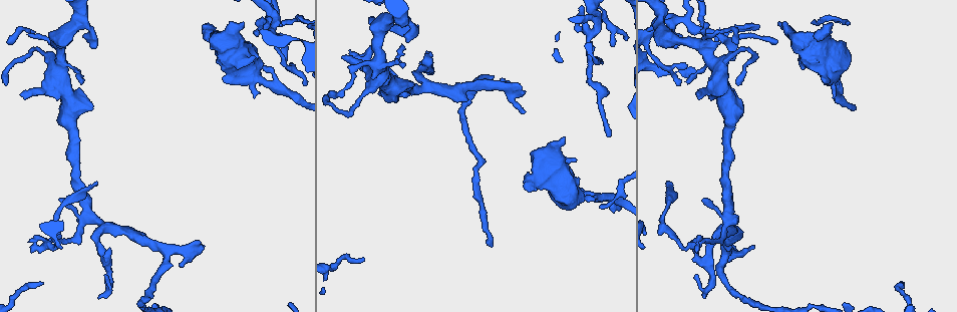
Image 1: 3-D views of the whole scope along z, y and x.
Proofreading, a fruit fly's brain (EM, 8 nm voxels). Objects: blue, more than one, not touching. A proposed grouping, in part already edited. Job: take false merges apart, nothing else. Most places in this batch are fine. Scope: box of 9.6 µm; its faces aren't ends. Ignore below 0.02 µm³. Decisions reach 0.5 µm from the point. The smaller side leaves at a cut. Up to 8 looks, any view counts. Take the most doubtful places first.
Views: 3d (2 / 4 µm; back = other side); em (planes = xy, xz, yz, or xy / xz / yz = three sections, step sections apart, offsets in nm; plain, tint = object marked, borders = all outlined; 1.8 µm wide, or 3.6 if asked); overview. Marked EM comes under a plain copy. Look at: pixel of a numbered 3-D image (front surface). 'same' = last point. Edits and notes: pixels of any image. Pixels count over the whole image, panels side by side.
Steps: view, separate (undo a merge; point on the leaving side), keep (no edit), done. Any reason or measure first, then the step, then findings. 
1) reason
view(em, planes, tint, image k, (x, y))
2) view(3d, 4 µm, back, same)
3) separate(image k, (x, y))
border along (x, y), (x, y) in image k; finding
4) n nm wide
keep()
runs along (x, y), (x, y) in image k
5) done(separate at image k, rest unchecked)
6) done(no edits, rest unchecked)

sharp bend
view(3d, 2 µm, image 1, (586, 40))

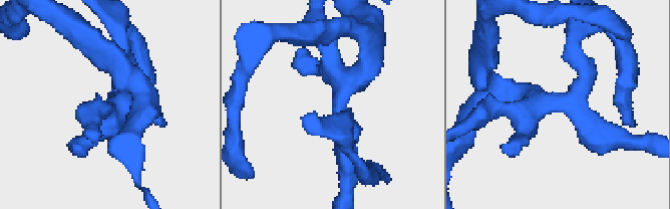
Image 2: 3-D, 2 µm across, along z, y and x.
shape alone is not enough
view(em, planes, tint, image 2, (574, 105))

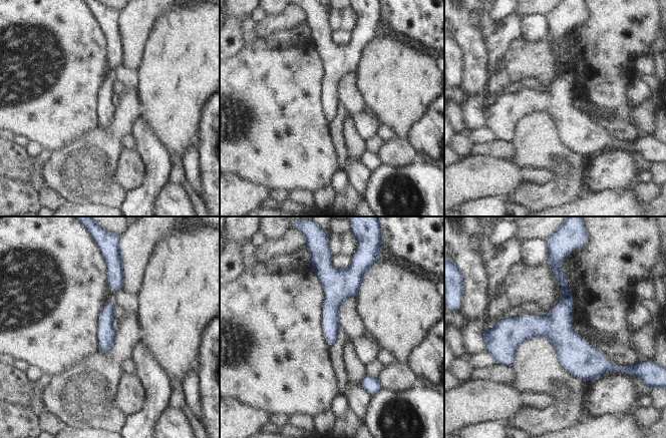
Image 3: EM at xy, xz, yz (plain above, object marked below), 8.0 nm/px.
keep()
continuous, no second cell

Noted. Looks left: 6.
calibre changes
view(em, xy, step 8, tint, image 1, (730, 215))

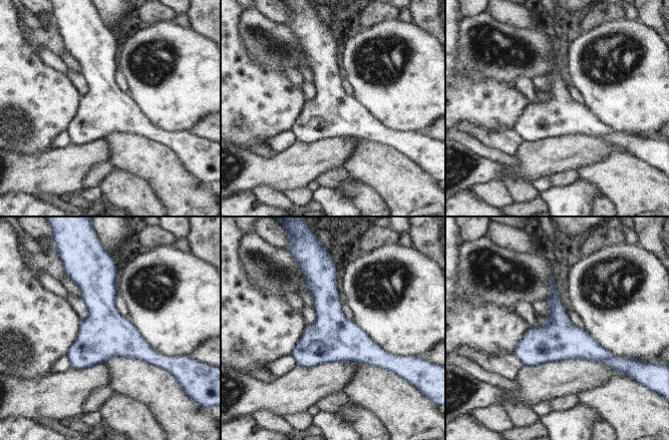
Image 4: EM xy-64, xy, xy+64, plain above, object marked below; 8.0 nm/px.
another direction
view(em, planes, tint, same)

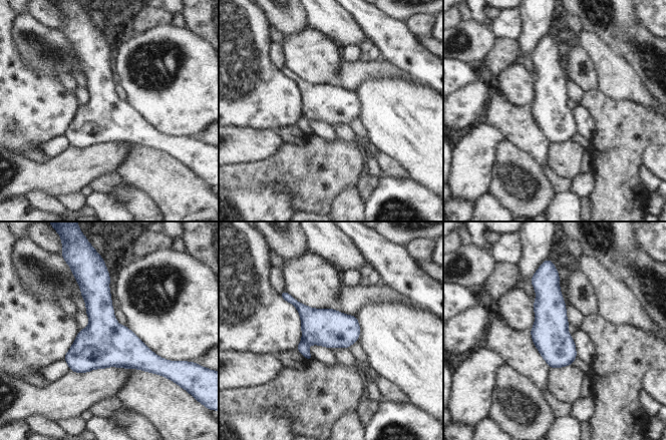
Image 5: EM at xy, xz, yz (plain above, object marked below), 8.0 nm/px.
keep()
all the same cell

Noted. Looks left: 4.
a narrow waist
view(em, planes, tint, image 1, (62, 206))

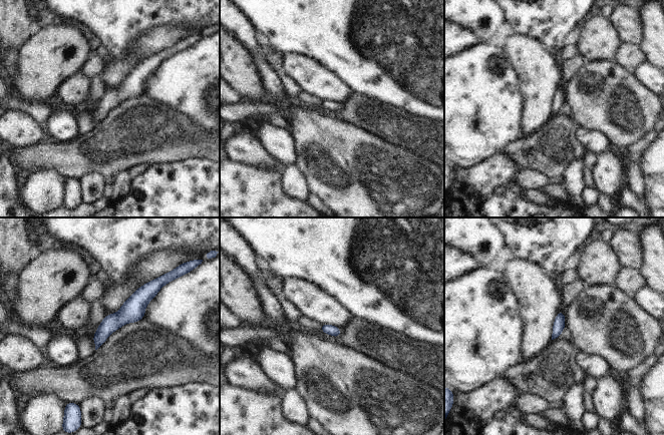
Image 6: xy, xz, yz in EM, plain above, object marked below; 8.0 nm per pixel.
keep()
runs along (153, 292), (116, 320), (97, 344) in image 6; continuous, no second cell

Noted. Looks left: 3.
abrupt turn
view(3d, 4 µm, image 1, (379, 59))

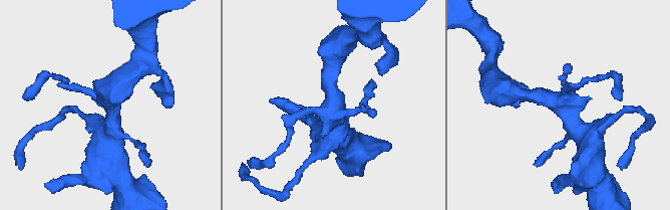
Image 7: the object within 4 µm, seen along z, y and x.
view(em, planes, tint, image 7, (108, 108))

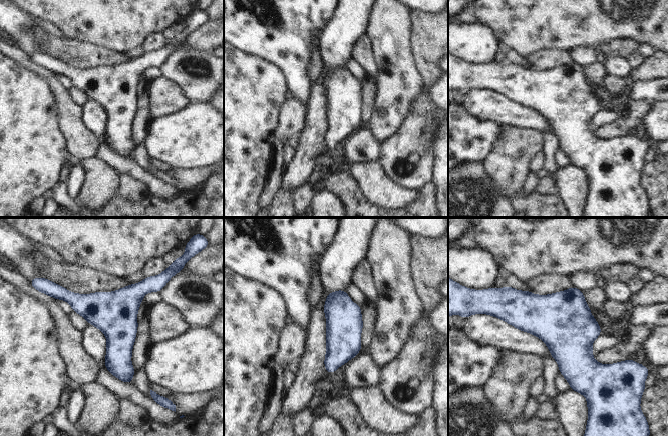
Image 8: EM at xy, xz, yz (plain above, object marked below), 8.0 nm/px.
keep()
one cell here

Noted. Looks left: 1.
done(no edits, rest unchecked)

